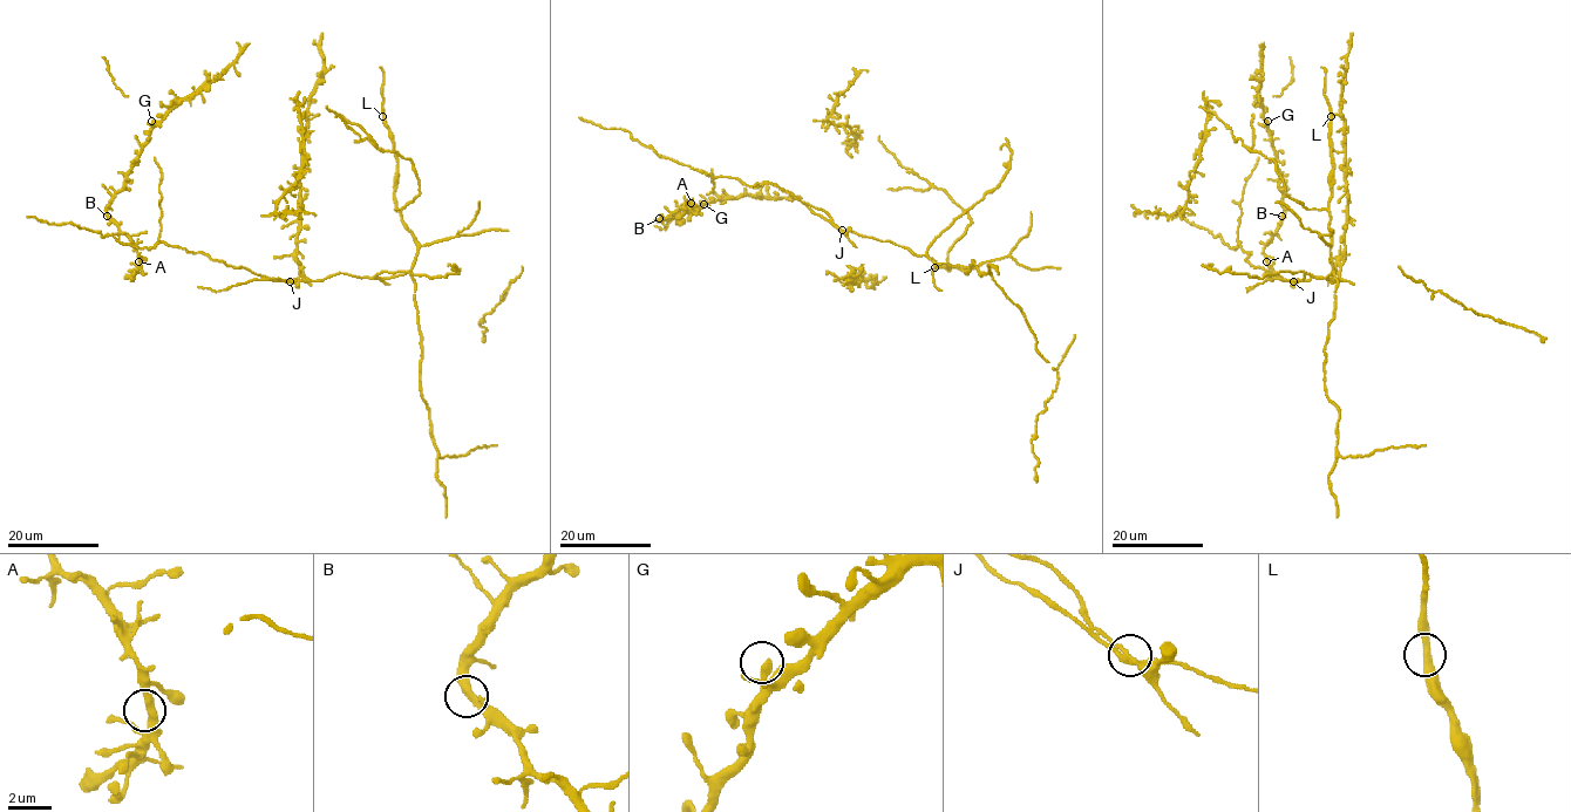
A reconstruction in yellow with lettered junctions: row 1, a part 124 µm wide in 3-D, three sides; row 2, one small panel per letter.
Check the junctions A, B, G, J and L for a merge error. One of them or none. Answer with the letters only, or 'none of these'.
J

